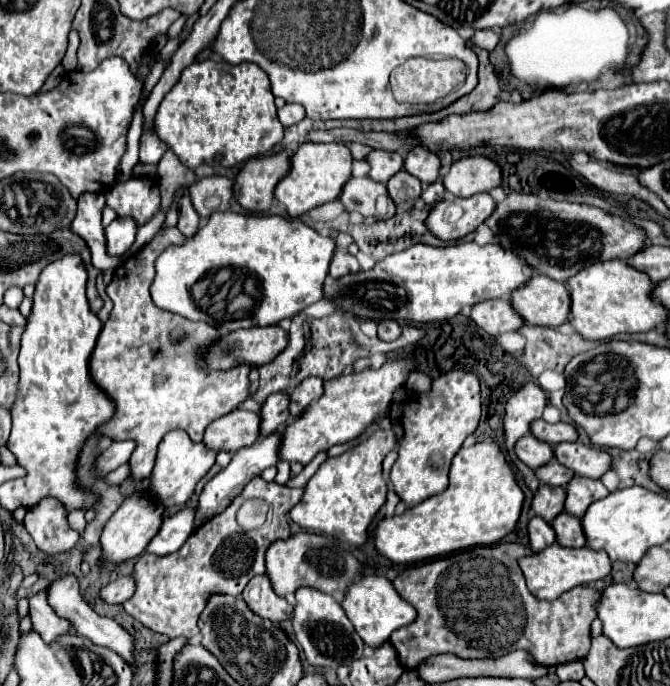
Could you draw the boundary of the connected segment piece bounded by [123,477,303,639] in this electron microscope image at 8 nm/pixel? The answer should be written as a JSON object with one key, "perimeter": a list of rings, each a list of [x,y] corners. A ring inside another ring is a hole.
{"perimeter":[[[255,477],[231,501],[231,505],[223,513],[203,523],[187,539],[187,543],[179,549],[179,553],[171,553],[167,557],[147,555],[147,553],[141,555],[133,567],[133,579],[137,589],[133,597],[123,603],[123,609],[151,631],[163,633],[169,639],[175,637],[193,639],[199,633],[197,619],[211,595],[239,597],[245,585],[255,575],[265,573],[265,549],[271,545],[271,541],[291,537],[287,513],[301,501],[301,497],[303,497],[303,489],[289,489],[285,485],[277,485],[273,481],[265,483],[261,477]],[[253,497],[259,497],[271,505],[273,519],[267,527],[245,535],[235,515],[239,507]]]}

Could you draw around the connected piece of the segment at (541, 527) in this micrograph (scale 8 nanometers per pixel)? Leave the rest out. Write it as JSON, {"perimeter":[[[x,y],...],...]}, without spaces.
{"perimeter":[[[533,517],[529,521],[529,539],[531,539],[531,549],[543,551],[545,547],[553,545],[557,537],[555,537],[555,529],[547,521]]]}

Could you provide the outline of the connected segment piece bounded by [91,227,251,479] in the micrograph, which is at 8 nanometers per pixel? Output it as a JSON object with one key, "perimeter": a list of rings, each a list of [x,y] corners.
{"perimeter":[[[177,227],[161,229],[149,245],[133,253],[115,271],[107,285],[113,301],[109,321],[103,325],[97,347],[91,357],[91,373],[97,385],[115,401],[115,415],[99,433],[117,441],[133,439],[137,443],[131,455],[131,477],[145,479],[151,475],[157,447],[171,429],[185,429],[199,443],[211,421],[237,409],[249,395],[251,365],[233,367],[229,371],[203,369],[203,351],[221,339],[221,333],[205,321],[189,321],[177,313],[159,309],[149,295],[155,277],[155,259],[171,245],[183,245],[185,237]]]}

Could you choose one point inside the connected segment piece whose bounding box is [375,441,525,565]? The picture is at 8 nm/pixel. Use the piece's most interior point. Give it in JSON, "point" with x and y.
{"point":[483,502]}

